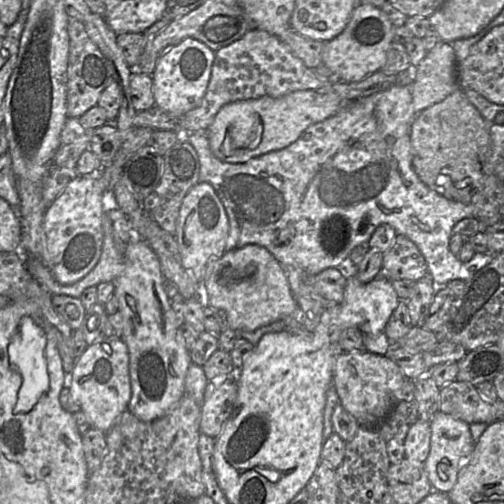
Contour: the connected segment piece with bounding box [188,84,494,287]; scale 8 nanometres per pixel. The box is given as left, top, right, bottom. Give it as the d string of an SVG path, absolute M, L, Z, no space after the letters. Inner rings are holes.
M396 84L385 90L365 96L350 103L337 114L307 127L300 137L289 146L265 153L248 160L245 163L228 163L218 159L210 149L208 136L205 131L191 132L188 142L194 147L200 163L199 181L212 185L221 199L229 221L229 234L226 241L226 251L242 248L248 244L256 244L266 248L283 267L298 267L307 274L316 275L327 268L337 268L348 258L351 251L360 245L367 245L375 229L381 224L389 224L397 235L405 236L420 251L427 265L427 275L433 280L437 287L445 287L453 279L468 280L475 272L489 264L493 253L474 253L471 260L461 262L457 256L451 253L449 241L453 235L454 225L469 217L477 219L477 208L473 205L449 200L436 191L428 188L417 176L412 166L412 148L410 133L412 123L416 117L413 109L410 85Z

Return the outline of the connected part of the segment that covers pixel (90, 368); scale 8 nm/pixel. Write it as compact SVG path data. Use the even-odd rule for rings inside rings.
M105 338L87 346L73 367L67 386L73 400L90 419L92 428L107 433L127 410L131 398L127 345L119 338Z

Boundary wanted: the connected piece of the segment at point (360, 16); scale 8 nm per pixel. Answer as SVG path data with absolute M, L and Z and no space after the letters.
M357 4L344 30L325 42L322 63L335 72L341 82L362 80L381 70L385 64L387 50L393 42L393 27L394 25L380 8L371 4Z

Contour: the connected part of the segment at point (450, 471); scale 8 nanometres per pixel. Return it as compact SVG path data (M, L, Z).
M439 410L430 421L430 427L430 450L424 467L433 490L448 493L455 485L464 461L473 452L475 441L471 436L469 423Z

